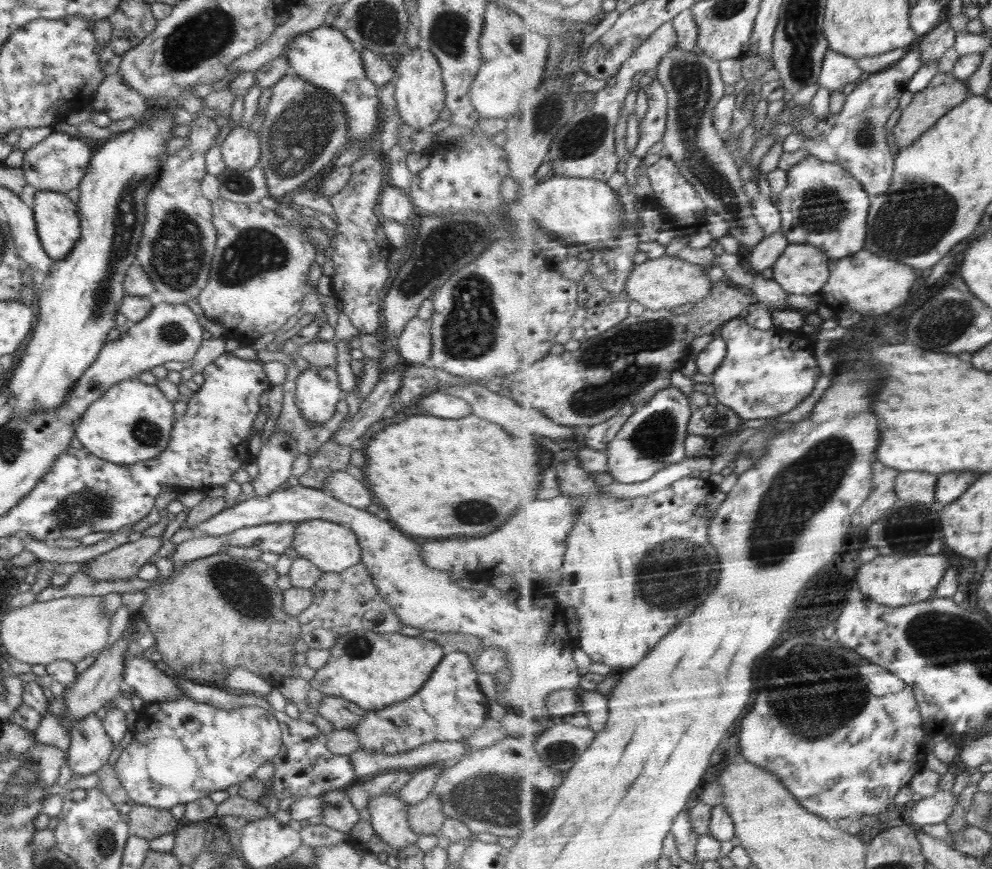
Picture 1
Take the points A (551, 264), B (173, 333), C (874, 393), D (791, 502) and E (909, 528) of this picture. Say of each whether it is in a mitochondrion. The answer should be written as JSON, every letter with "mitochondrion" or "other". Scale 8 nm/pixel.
{"A":"other","B":"mitochondrion","C":"other","D":"mitochondrion","E":"mitochondrion"}

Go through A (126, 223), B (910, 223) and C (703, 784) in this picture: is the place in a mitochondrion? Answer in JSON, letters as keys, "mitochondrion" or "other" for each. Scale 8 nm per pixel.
{"A":"mitochondrion","B":"mitochondrion","C":"other"}

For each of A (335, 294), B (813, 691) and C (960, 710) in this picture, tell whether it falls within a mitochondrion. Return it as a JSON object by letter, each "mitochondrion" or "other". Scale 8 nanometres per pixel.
{"A":"other","B":"mitochondrion","C":"other"}

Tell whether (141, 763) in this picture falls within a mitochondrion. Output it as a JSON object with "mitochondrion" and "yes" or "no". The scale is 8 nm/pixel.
{"mitochondrion":"no"}

